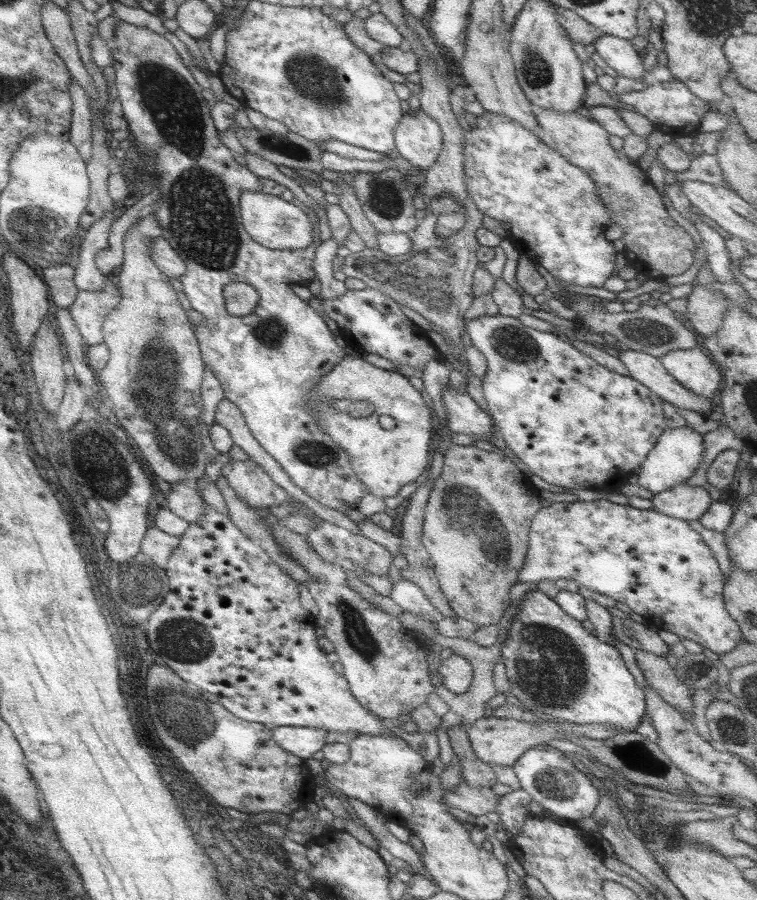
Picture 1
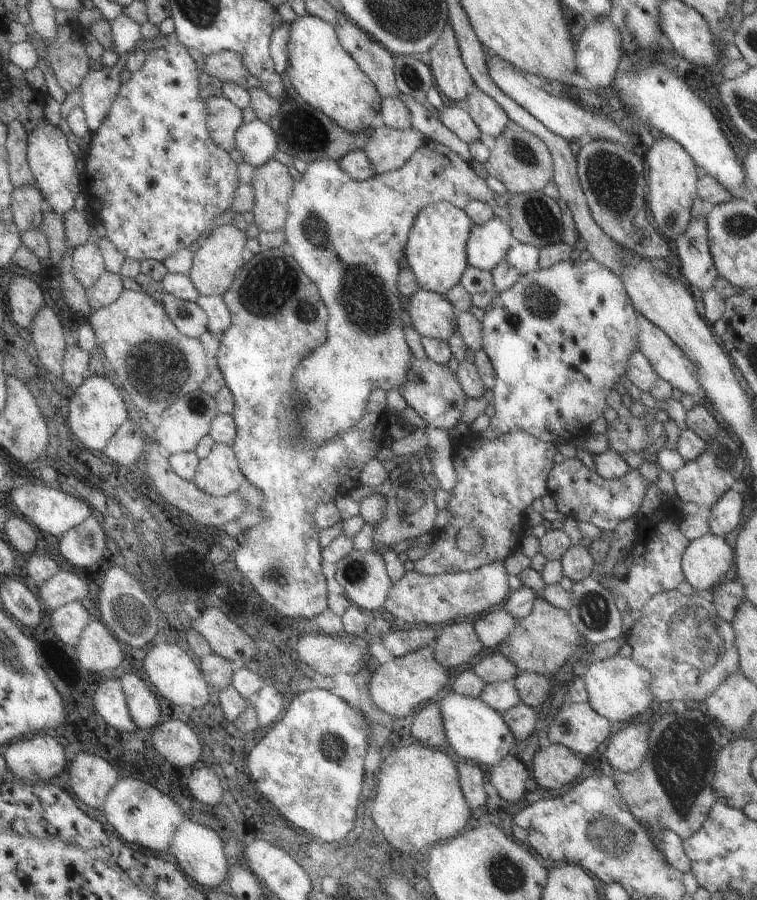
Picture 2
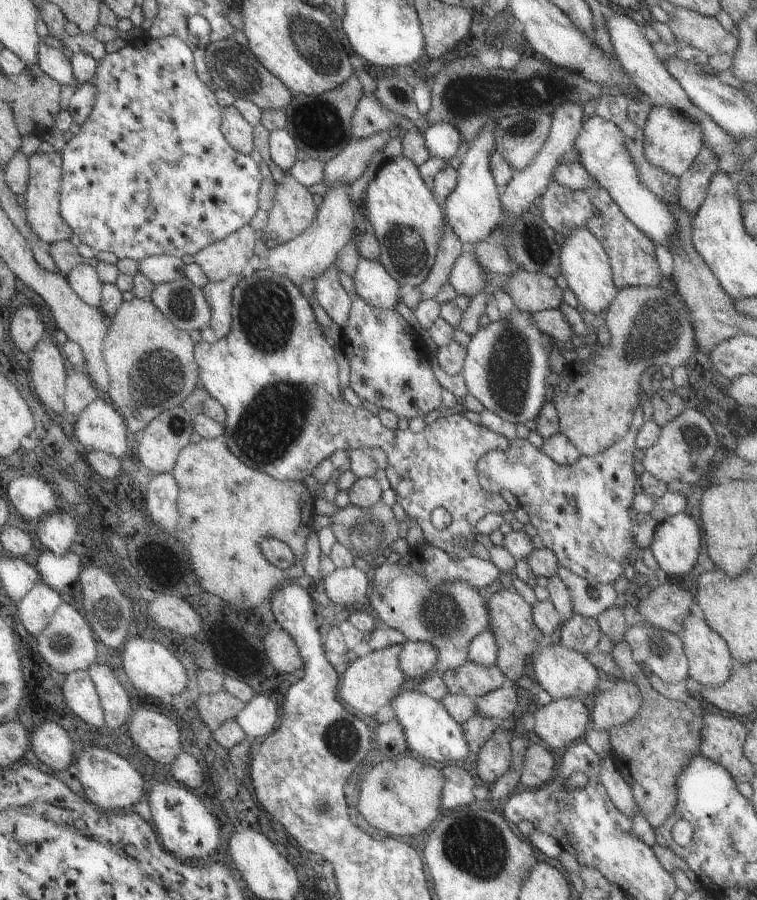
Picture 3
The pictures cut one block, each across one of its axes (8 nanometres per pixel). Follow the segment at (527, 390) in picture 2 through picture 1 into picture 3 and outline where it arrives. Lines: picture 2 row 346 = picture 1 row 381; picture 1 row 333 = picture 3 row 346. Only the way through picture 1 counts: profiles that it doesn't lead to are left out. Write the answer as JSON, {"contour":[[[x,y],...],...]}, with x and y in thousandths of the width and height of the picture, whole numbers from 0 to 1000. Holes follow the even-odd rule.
{"contour":[[[686,342],[657,356],[633,363],[614,390],[608,411],[617,438],[625,440],[641,456],[651,458],[670,469],[707,469],[717,447],[723,447],[723,414],[728,413],[724,404],[725,394],[733,383],[728,373],[712,369],[699,360],[699,348]]]}

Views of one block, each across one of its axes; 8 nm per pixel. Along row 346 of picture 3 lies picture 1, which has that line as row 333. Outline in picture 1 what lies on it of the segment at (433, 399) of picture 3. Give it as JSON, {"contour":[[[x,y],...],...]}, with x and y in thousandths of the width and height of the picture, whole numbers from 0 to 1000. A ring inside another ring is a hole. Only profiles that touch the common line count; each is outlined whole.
{"contour":[[[458,322],[445,331],[424,333],[424,338],[461,386],[477,396],[495,393],[514,400],[520,411],[534,419],[554,417],[559,408],[581,393],[561,368],[535,352],[520,333],[498,322]]]}

